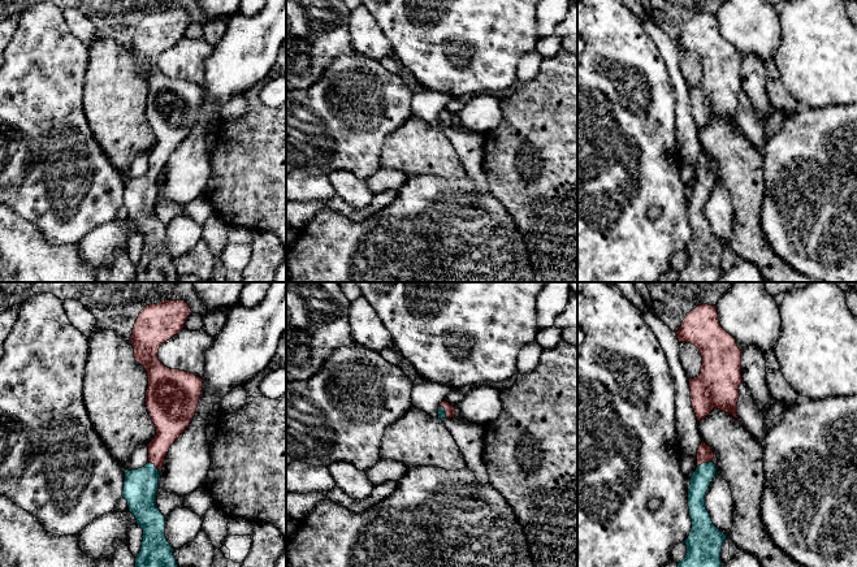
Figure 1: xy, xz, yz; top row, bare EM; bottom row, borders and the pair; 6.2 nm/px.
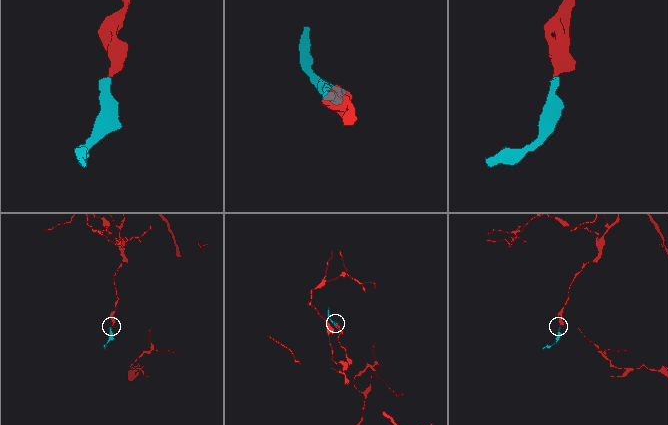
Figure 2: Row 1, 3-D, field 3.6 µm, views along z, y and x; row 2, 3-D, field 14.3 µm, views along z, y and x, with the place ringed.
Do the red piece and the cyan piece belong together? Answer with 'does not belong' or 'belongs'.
belongs

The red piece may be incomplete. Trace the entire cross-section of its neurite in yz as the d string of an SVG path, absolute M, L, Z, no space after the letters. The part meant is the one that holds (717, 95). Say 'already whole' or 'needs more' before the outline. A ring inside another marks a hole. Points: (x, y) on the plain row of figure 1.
already whole; M701 13L687 22L676 40L679 51L694 53L702 65L701 82L689 87L691 111L697 130L713 117L737 125L741 60L718 29L717 14Z

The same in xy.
needs more; M163 9L146 14L133 38L130 51L135 70L144 75L148 85L146 116L156 137L156 144L148 153L148 170L138 178L126 178L122 205L127 209L129 220L135 225L137 233L143 238L142 256L135 267L135 282L179 282L173 264L174 257L165 246L165 225L156 216L156 199L159 196L159 178L174 150L186 139L195 125L203 99L203 87L194 82L170 78L157 65L163 52L177 44L187 26L192 22L185 9Z

